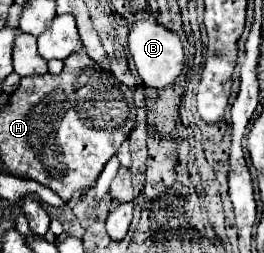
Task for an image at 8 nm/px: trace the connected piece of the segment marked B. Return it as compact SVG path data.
M137 21L133 25L133 29L129 31L129 51L135 61L137 73L141 75L141 79L147 87L165 89L165 87L173 85L185 67L185 53L183 53L183 43L181 43L179 35L165 29L159 23Z

